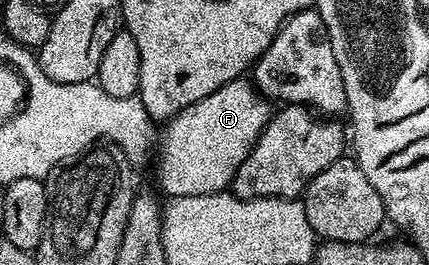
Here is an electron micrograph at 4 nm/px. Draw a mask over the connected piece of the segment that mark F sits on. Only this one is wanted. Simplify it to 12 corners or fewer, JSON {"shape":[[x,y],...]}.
{"shape":[[244,77],[164,123],[160,193],[219,194],[270,103]]}

